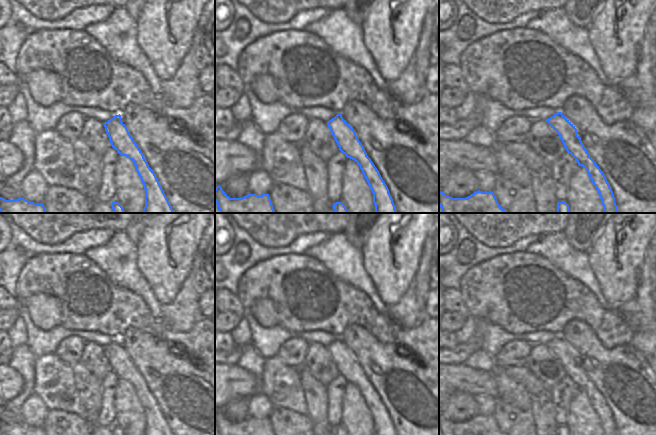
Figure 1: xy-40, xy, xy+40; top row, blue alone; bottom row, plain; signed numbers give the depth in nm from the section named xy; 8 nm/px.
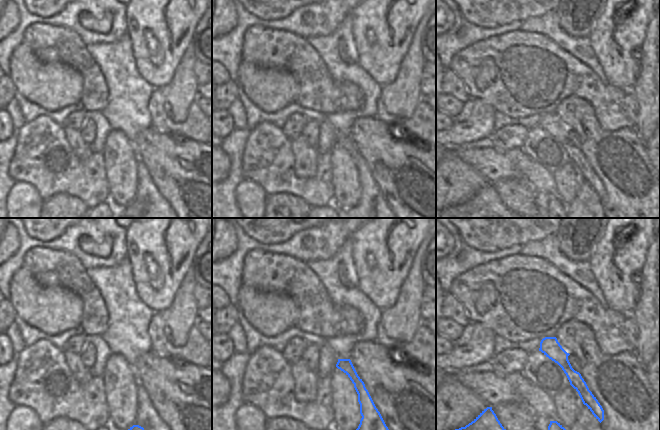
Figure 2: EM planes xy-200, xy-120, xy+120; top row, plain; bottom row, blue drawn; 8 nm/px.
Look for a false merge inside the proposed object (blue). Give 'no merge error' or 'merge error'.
merge error

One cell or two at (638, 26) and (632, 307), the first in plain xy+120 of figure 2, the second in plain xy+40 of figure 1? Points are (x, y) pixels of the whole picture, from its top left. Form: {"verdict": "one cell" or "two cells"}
{"verdict": "two cells"}

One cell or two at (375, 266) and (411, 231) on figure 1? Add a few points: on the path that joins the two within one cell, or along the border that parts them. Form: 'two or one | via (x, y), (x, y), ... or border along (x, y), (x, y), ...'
one | via (390, 266), (394, 269), (400, 268), (400, 246)

